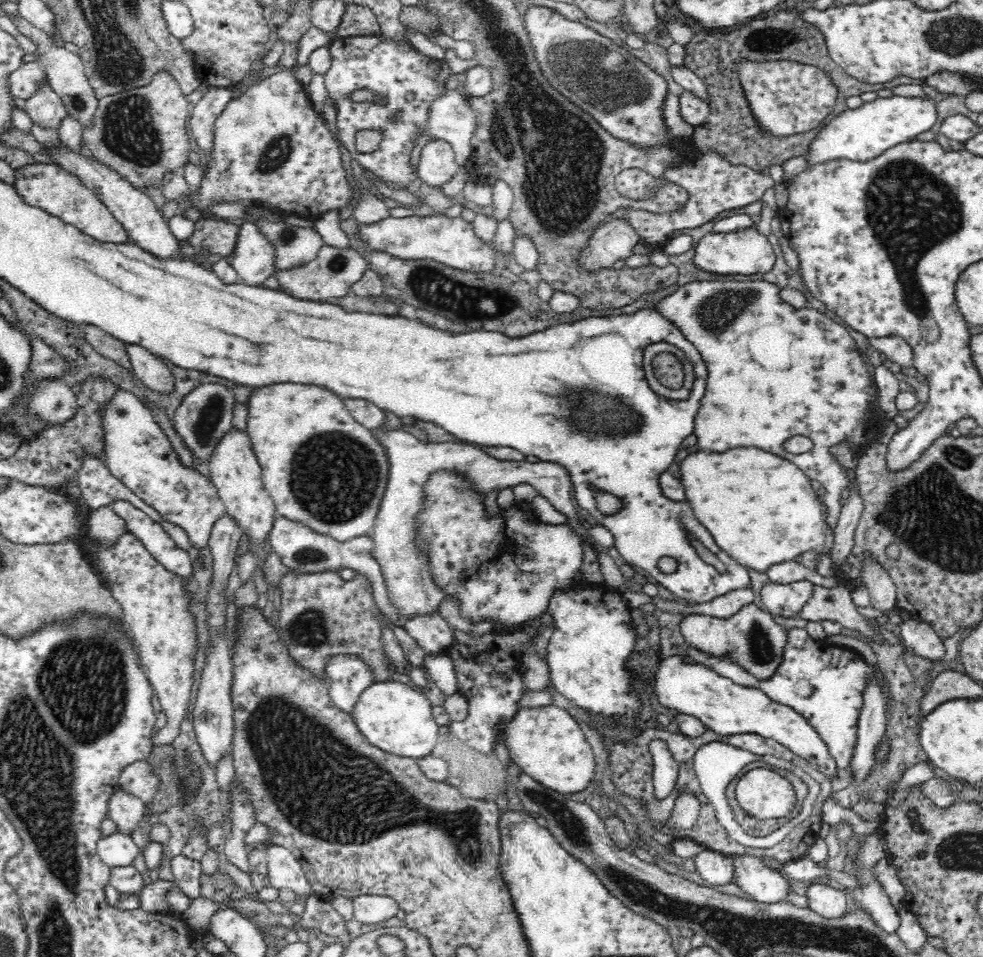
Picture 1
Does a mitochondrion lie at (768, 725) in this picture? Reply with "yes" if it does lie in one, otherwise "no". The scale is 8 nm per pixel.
no

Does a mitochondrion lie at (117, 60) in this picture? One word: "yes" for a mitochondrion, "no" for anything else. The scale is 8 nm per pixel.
yes

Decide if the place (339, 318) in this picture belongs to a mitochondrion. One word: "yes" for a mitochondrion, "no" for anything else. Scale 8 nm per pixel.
no

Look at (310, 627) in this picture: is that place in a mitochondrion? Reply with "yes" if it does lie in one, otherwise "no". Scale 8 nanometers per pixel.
yes

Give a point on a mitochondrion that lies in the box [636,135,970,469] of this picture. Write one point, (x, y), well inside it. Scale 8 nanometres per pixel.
(909, 210)

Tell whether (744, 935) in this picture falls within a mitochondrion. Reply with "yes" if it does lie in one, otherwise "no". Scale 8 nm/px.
yes

